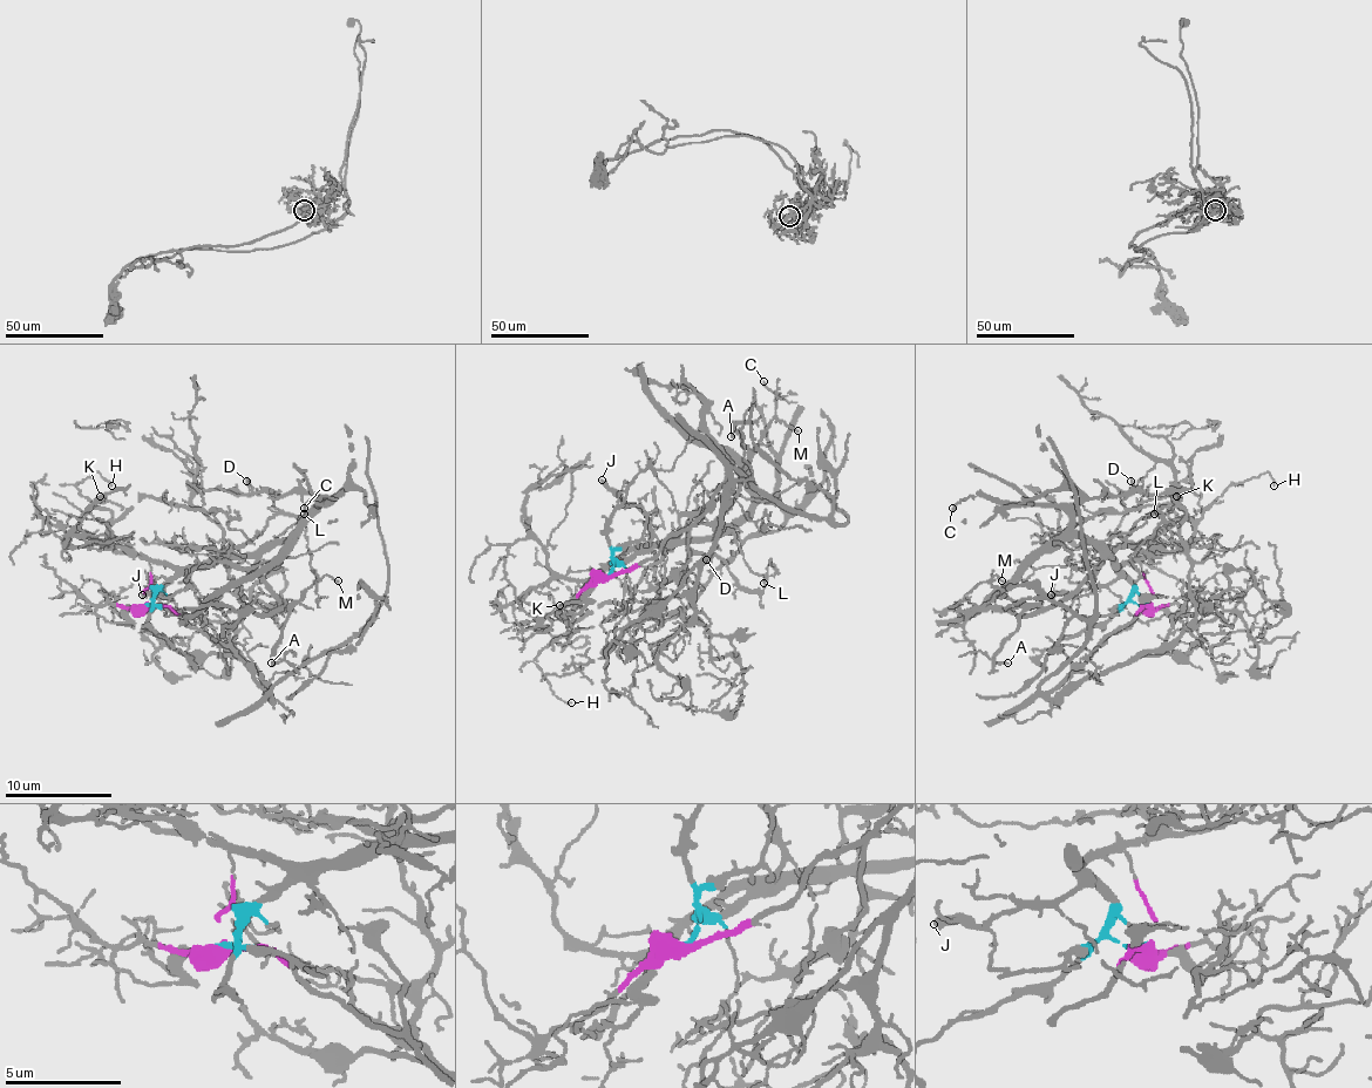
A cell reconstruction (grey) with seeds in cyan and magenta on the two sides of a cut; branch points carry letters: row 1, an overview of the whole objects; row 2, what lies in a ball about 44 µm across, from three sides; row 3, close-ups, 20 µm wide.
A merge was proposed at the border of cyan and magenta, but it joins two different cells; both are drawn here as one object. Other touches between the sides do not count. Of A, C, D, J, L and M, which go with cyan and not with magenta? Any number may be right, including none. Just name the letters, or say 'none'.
A, C, D, J, L, M

